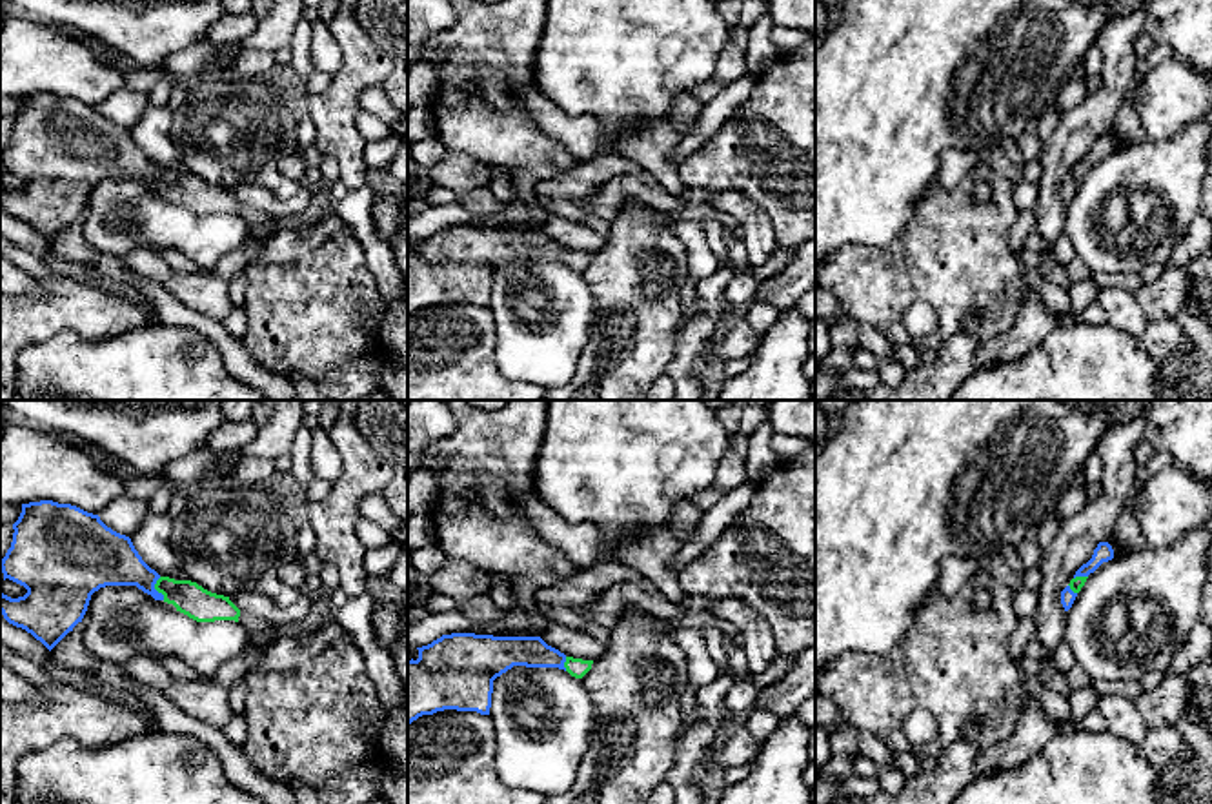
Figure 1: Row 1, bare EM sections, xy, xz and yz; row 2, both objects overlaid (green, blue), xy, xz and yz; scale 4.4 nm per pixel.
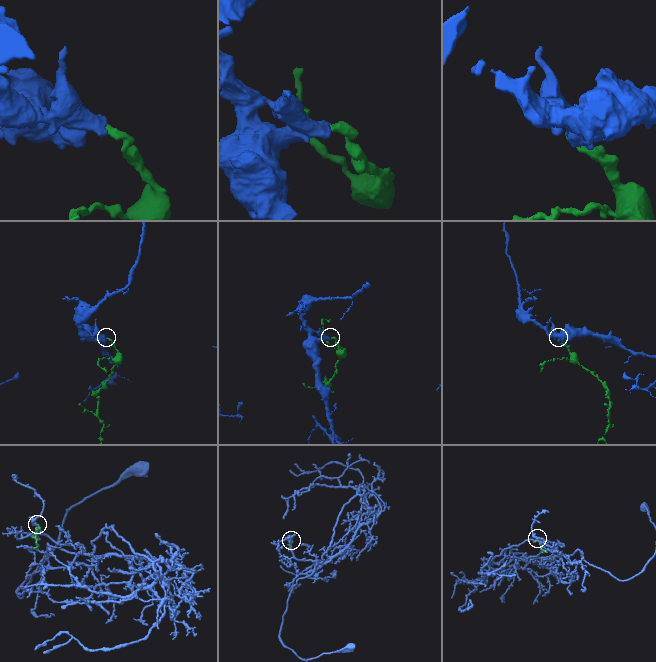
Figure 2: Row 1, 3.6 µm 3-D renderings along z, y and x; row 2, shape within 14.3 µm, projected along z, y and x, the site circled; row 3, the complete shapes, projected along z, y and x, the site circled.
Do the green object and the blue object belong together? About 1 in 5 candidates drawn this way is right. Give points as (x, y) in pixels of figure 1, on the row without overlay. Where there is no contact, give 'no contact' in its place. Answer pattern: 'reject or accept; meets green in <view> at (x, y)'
accept; meets green in xy at (155, 180)

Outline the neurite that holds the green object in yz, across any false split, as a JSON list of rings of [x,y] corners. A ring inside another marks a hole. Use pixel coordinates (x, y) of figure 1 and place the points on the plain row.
[[[1099,135],[1097,140],[1094,142],[1092,151],[1083,156],[1074,171],[1070,173],[1070,176],[1061,184],[1061,196],[1065,200],[1065,204],[1068,204],[1077,189],[1077,186],[1081,184],[1081,180],[1085,178],[1086,171],[1090,166],[1094,166],[1103,155],[1108,155],[1114,151],[1114,142],[1108,135]]]

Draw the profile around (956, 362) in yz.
[[[957,333],[939,349],[932,366],[919,366],[890,387],[879,382],[872,389],[848,389],[828,400],[952,400],[961,384],[975,371],[983,342],[970,333]]]

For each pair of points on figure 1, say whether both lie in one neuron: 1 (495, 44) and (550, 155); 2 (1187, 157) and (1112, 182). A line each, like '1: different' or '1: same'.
1: same
2: same

